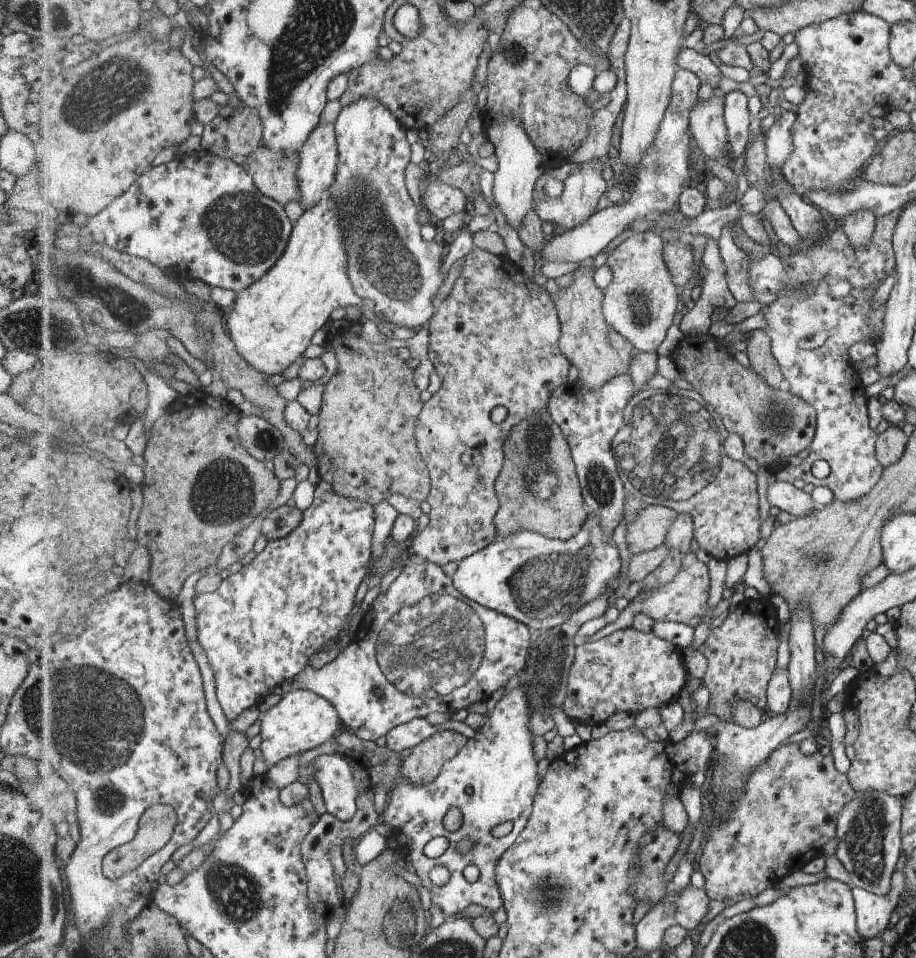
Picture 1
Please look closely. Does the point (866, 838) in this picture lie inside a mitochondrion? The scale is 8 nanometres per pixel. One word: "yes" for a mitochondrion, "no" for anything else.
yes

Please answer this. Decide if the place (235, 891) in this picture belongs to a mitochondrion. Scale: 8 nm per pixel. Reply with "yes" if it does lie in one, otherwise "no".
yes

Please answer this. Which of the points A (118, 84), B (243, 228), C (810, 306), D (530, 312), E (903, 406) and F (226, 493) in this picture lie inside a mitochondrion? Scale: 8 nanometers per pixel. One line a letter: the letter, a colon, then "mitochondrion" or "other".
A: mitochondrion
B: mitochondrion
C: mitochondrion
D: other
E: other
F: mitochondrion

